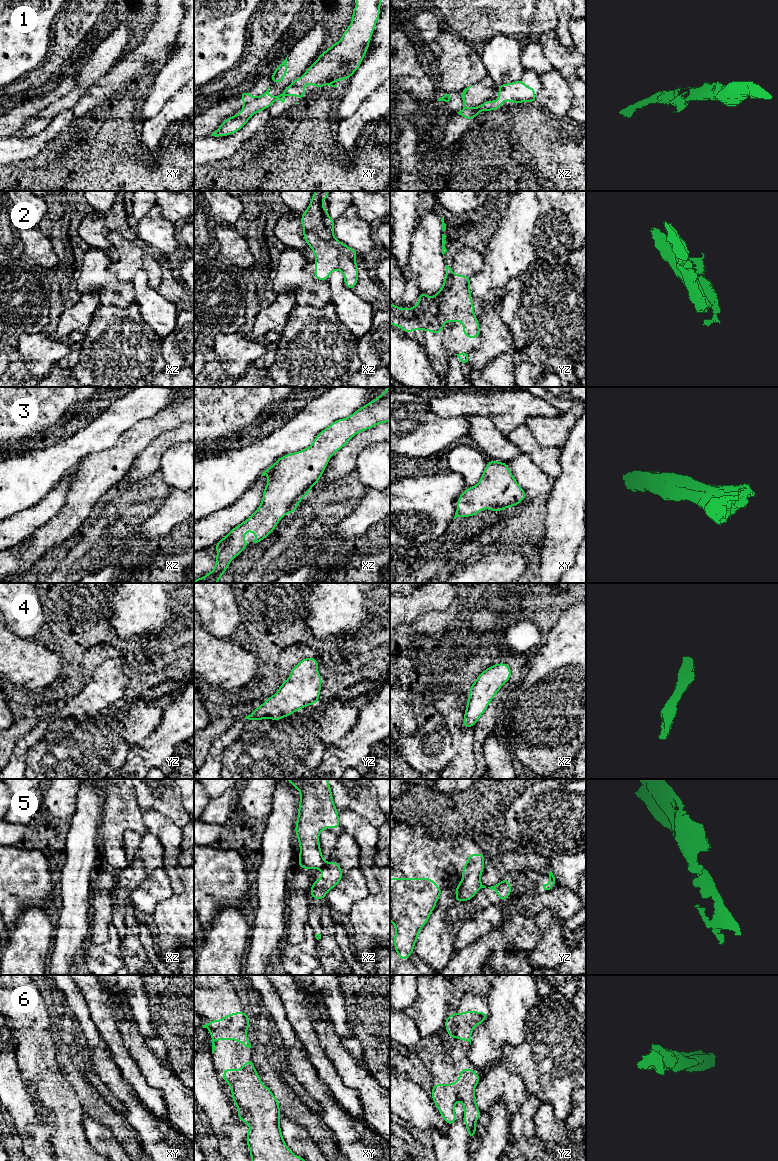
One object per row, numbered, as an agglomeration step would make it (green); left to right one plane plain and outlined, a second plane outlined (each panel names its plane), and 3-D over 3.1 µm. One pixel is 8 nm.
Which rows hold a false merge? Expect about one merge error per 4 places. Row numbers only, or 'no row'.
1, 5

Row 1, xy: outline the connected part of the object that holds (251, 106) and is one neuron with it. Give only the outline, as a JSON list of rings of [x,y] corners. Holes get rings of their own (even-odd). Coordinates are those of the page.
[[[270,87],[264,94],[256,98],[253,98],[249,92],[240,91],[244,103],[241,112],[224,120],[211,136],[218,137],[234,134],[244,127],[252,115],[269,108],[277,100],[277,96],[272,97],[269,95]]]

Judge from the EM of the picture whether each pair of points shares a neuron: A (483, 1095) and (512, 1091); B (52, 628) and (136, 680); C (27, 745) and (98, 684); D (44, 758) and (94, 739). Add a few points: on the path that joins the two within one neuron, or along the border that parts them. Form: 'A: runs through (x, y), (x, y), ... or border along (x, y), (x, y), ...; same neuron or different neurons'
A: runs through (490, 1090), (505, 1090); same neuron
B: runs through (77, 627), (99, 627), (127, 655); same neuron
C: runs through (42, 727), (51, 718), (72, 710), (80, 702); same neuron
D: runs through (56, 758), (74, 757), (82, 751); same neuron

